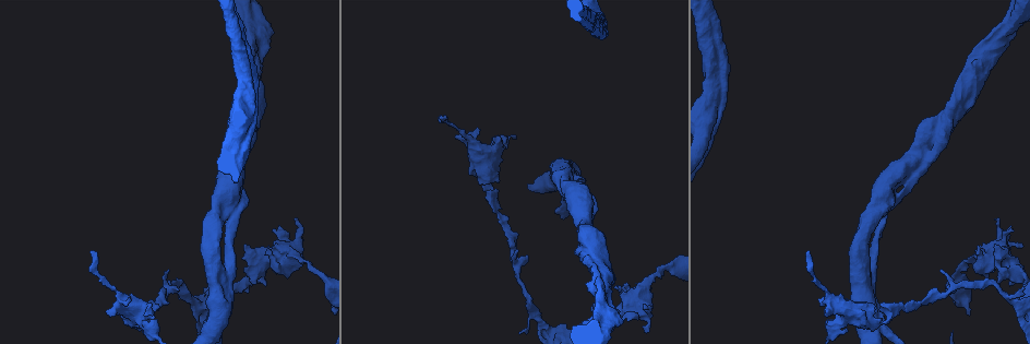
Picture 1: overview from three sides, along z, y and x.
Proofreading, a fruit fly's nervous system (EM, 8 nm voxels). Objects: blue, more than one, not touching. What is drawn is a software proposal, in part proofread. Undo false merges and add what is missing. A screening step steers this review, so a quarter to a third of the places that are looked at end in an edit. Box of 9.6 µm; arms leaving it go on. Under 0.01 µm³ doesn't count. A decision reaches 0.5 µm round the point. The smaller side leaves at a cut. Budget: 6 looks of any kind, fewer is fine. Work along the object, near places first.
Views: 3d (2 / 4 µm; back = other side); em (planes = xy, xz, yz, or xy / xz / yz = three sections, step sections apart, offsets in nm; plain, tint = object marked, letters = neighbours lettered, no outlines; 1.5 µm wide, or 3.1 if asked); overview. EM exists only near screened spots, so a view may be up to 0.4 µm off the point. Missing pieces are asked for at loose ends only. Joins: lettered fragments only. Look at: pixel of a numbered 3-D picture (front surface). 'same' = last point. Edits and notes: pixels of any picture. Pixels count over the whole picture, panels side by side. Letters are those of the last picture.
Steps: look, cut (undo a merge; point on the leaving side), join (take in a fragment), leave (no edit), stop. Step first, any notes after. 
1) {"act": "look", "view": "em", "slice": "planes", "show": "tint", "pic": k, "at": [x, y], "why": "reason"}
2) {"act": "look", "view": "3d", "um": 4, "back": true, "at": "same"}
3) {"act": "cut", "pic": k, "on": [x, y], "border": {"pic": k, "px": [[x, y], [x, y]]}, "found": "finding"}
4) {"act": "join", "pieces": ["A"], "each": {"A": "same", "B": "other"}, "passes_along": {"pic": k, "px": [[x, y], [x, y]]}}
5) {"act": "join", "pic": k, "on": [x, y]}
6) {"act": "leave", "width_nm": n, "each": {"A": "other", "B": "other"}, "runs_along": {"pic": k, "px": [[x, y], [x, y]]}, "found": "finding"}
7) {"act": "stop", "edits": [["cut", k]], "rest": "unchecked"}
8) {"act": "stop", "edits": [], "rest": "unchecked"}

{"act": "look", "view": "3d", "um": 2, "pic": 1, "at": [1022, 245], "why": "thin end"}

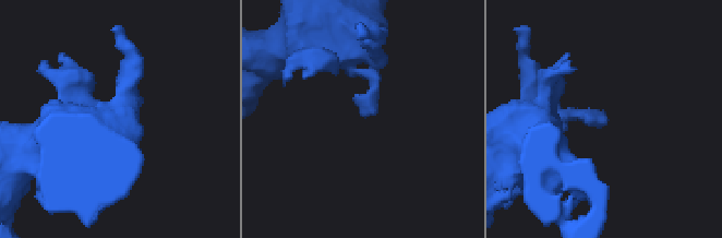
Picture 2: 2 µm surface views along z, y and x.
{"act": "look", "view": "em", "slice": "planes", "show": "plain", "pic": 2, "at": [603, 112]}

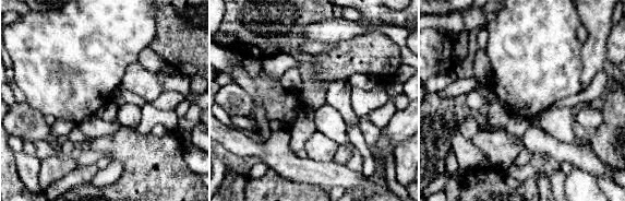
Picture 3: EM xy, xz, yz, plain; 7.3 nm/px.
{"act": "look", "view": "em", "slice": "planes", "show": "letters", "at": "same", "why": "see the neighbours"}

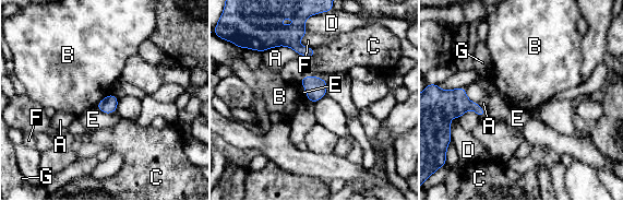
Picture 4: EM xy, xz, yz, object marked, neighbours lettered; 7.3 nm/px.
{"act": "leave", "width_nm": 120, "each": {"A": "other", "B": "other", "C": "other", "D": "other", "E": "other", "F": "other", "G": "other"}, "border": {"pic": 4, "px": [[111, 93], [95, 106]]}, "found": "no lettered fragment goes on from it"}

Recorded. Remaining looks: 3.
{"act": "look", "view": "em", "slice": "planes", "show": "tint", "pic": 1, "at": [873, 323], "why": "abrupt turn"}

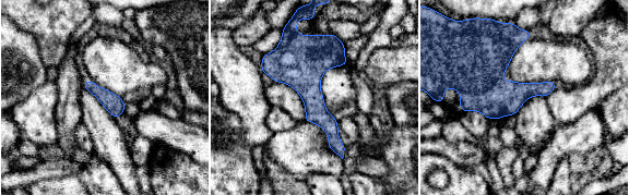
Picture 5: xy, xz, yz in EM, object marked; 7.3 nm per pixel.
{"act": "look", "view": "em", "slice": "planes", "show": "letters", "at": "same"}

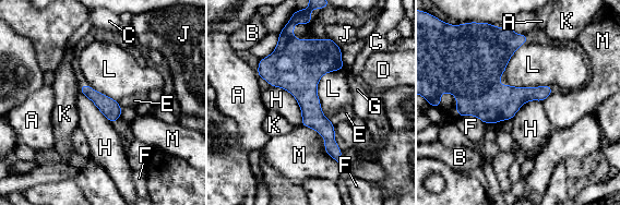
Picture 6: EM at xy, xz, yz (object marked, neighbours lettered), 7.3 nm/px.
{"act": "leave", "each": {"A": "other", "B": "other", "C": "other", "D": "other", "E": "other", "F": "other", "G": "other", "H": "other", "J": "other", "K": "other", "L": "other", "M": "other"}, "border": {"pic": 6, "px": [[345, 69], [318, 83], [328, 119]]}, "found": "continuous, no second neuron"}

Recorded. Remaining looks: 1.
{"act": "look", "view": "em", "slice": "planes", "show": "letters", "pic": 1, "at": [806, 252], "why": "tapers out"}

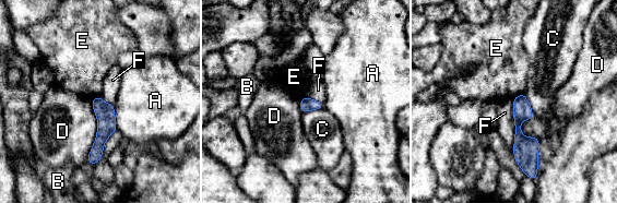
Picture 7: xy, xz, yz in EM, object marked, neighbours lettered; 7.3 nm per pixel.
{"act": "leave", "each": {"A": "other", "B": "other", "C": "other", "D": "other", "E": "other", "F": "other"}, "border": {"pic": 7, "px": [[514, 124], [514, 144], [512, 148]]}, "found": "no lettered fragment goes on from it"}

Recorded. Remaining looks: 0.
{"act": "stop", "edits": [], "rest": "unchecked"}

